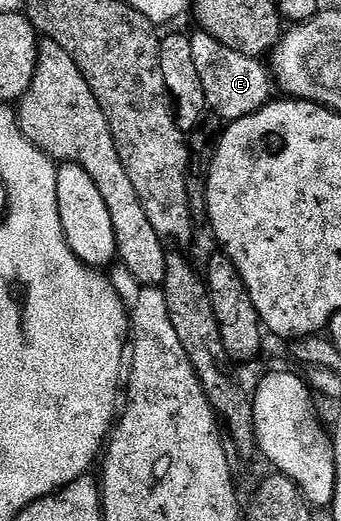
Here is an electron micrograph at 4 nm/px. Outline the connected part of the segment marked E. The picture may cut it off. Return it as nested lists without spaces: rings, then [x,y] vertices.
[[[207,32],[196,33],[191,36],[193,63],[197,65],[201,86],[205,86],[208,109],[220,120],[230,122],[264,108],[273,96],[273,76],[268,65],[262,59],[229,50],[229,46],[217,42],[217,38]]]

